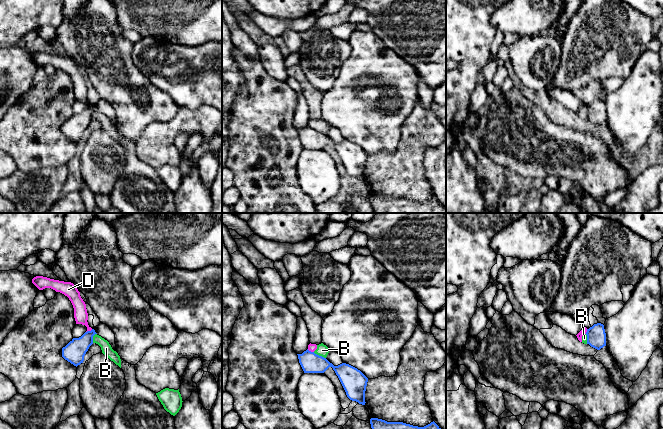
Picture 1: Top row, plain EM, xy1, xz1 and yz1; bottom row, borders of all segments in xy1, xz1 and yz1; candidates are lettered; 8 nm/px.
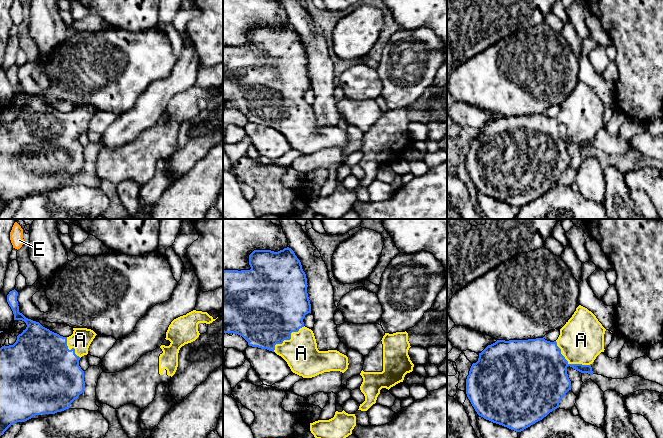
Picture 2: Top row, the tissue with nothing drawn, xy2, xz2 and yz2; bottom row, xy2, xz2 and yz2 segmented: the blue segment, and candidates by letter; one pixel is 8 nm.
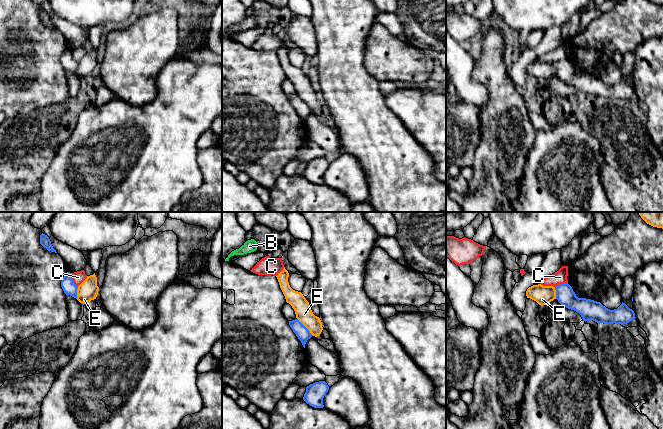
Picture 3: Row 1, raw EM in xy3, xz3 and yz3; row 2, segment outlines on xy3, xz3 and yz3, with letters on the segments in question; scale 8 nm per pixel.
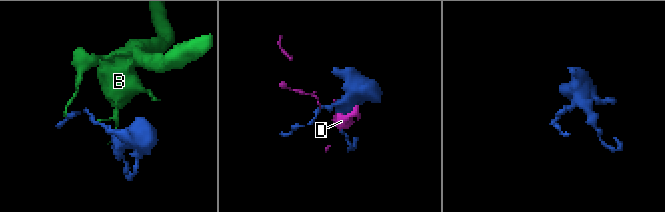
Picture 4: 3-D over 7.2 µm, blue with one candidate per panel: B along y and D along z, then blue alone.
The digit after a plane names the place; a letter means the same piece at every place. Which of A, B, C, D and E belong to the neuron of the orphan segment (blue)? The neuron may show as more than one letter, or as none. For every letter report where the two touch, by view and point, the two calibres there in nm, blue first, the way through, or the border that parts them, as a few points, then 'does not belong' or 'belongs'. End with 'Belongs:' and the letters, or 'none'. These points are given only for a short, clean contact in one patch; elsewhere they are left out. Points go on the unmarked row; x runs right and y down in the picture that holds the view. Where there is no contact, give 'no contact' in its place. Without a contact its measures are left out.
A: yz2 (569, 140) | 440/360 nm | across yz2 (539, 147), (549, 140), (569, 140), (569, 129), (581, 116) | belongs
B: xz1 (318, 131) | 160/100 nm | along xz1 (313, 128), (325, 134) | does not belong
C: xy3 (72, 56) | 110/100 nm | along xy3 (70, 49), (72, 57), (77, 62) | does not belong
D: xy1 (89, 107) | 170/110 nm | does not belong
E: xz3 (305, 103) | 110/140 nm | along xz3 (297, 94), (313, 111) | does not belong
Belongs: A

